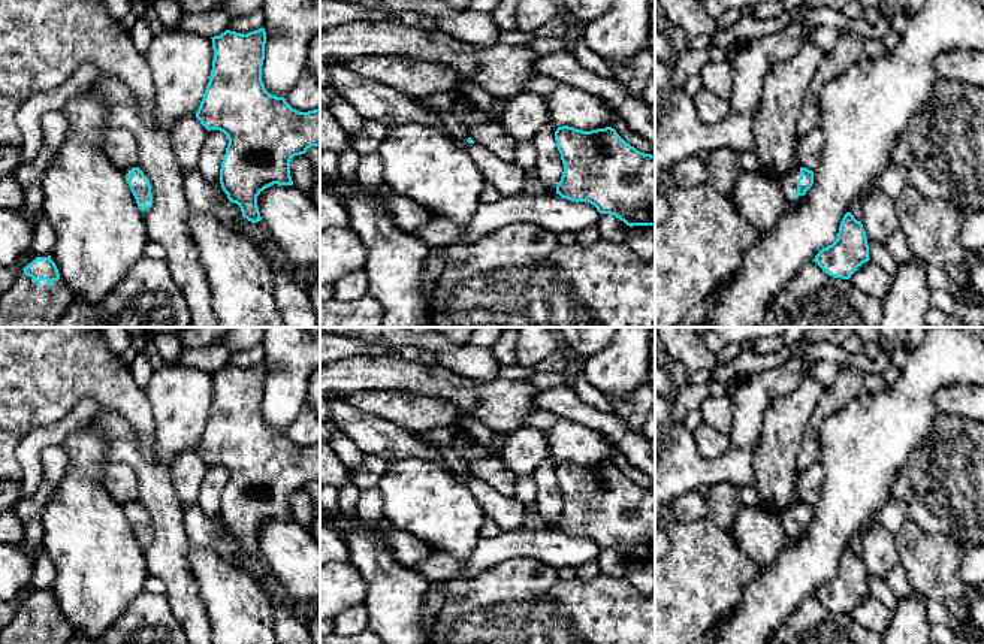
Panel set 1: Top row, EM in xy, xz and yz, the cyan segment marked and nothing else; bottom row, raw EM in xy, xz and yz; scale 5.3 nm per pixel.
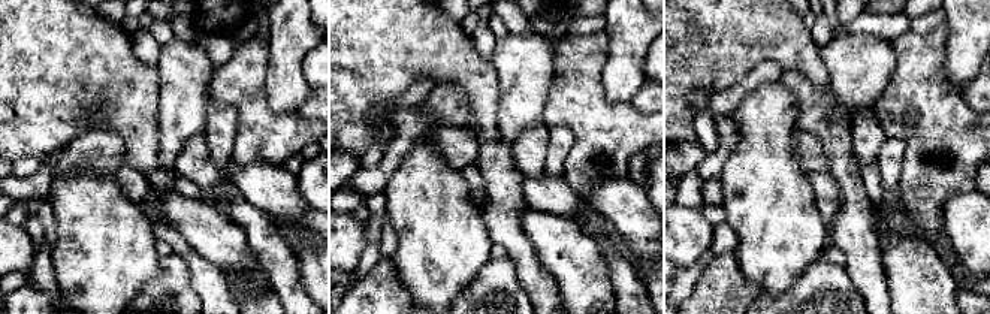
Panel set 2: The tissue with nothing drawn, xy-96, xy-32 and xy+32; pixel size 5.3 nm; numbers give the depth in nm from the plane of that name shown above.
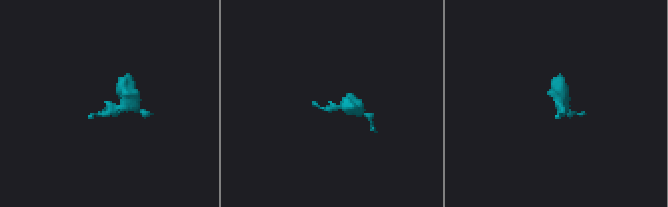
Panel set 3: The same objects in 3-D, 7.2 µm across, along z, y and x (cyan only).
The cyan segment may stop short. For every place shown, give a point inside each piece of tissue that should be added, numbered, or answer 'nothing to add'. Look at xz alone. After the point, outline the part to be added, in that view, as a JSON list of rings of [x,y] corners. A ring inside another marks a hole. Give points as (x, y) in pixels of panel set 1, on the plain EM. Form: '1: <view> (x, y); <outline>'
1: xz (449, 453); [[[426,442],[426,444],[435,447],[435,448],[441,453],[443,459],[449,463],[449,466],[450,466],[455,472],[467,477],[467,474],[470,472],[470,465],[459,456],[459,453],[458,453],[453,447],[450,447],[450,445],[434,445],[434,444],[431,444],[431,442]]]

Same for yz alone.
1: yz (788, 516); [[[796,501],[785,507],[784,510],[775,511],[781,520],[782,527],[790,533],[794,535],[797,527],[797,514],[800,513],[800,502]]]

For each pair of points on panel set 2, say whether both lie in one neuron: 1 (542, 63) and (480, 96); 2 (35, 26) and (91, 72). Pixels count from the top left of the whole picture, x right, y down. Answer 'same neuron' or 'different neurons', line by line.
1: different neurons
2: same neuron

